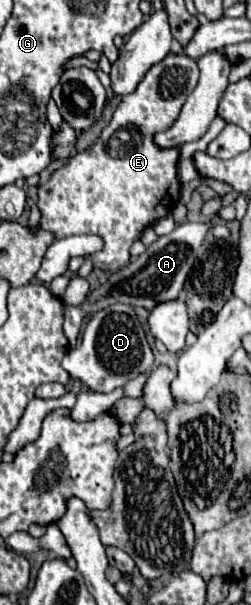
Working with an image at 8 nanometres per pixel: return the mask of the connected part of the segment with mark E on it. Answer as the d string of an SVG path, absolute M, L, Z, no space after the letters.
M170 52L162 62L154 64L136 90L128 96L124 96L114 112L112 122L108 128L102 130L100 138L94 146L78 152L64 164L62 168L54 170L50 180L38 186L38 208L42 212L42 226L44 230L52 230L56 238L66 238L72 234L98 234L104 238L104 248L96 254L92 254L94 268L118 272L124 268L130 260L130 244L140 238L144 226L152 224L160 216L166 216L168 210L174 208L180 194L180 184L176 178L176 160L178 160L178 148L162 150L152 144L152 134L156 130L167 130L179 116L184 100L188 94L192 94L196 82L198 82L198 64L194 58L180 56Z

